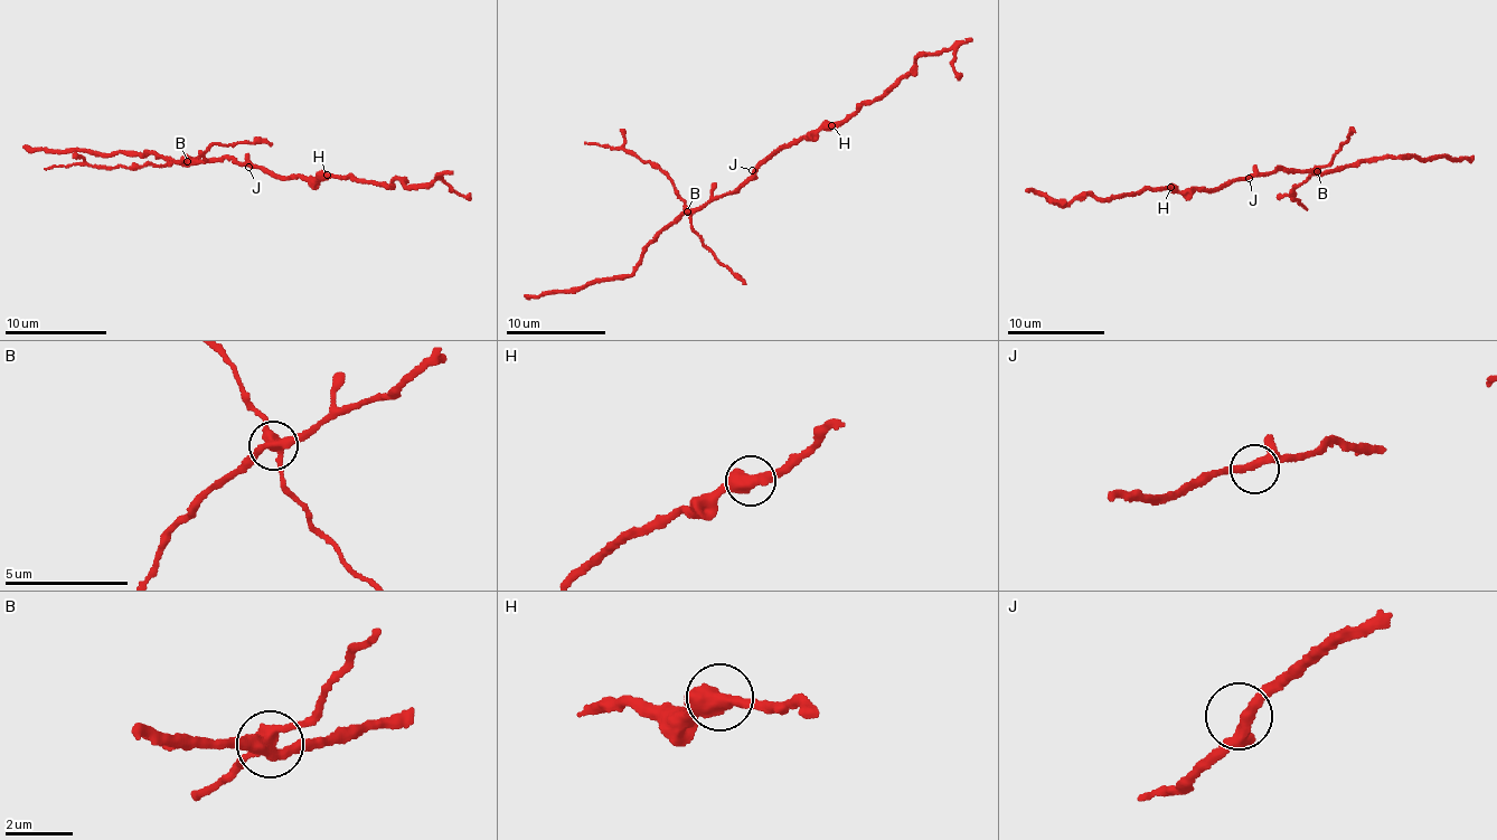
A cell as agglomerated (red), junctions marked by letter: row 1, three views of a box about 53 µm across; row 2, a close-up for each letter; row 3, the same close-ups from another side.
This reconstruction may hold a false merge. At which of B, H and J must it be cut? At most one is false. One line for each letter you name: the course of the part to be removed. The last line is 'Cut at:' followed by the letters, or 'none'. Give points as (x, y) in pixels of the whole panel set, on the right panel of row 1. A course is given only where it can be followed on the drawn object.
B: Course of the part to remove: (1318, 171), (1290, 194), (1306, 209)
Cut at: B

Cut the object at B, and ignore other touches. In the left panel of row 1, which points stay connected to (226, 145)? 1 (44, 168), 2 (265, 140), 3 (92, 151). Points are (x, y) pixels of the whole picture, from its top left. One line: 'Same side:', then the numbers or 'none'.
Same side: 1, 2

